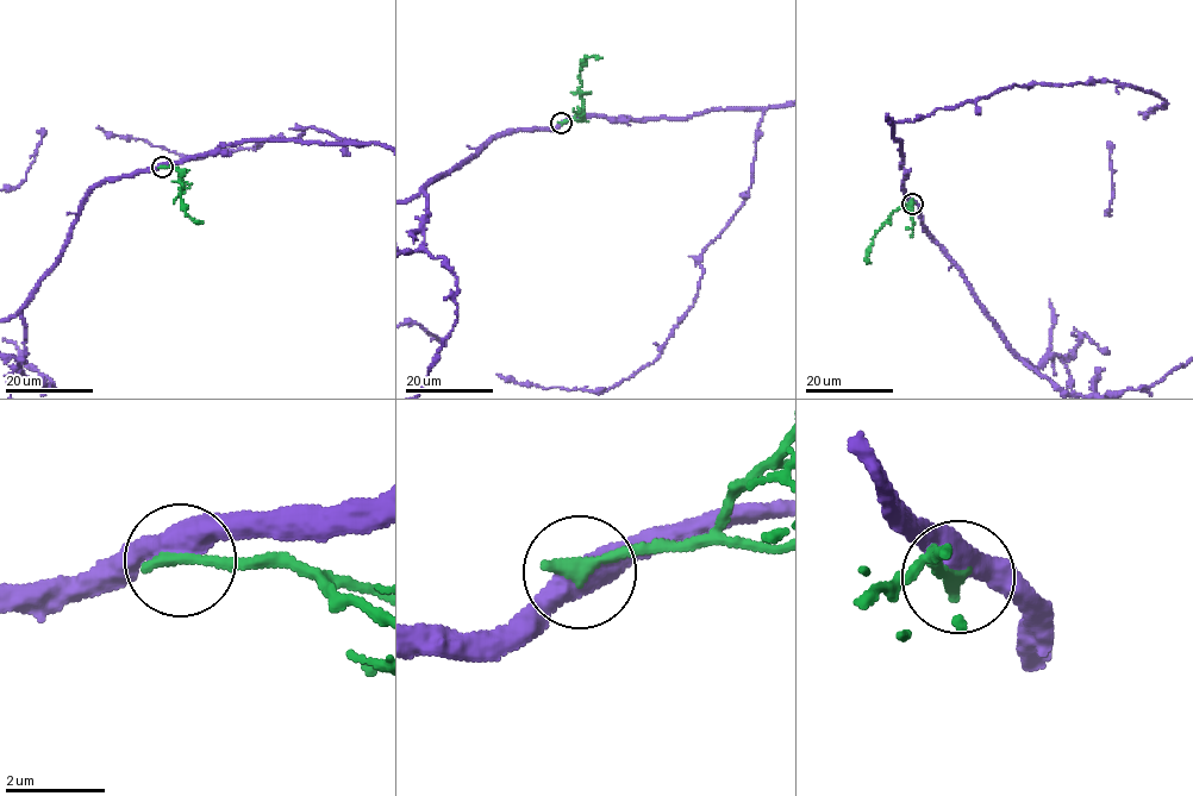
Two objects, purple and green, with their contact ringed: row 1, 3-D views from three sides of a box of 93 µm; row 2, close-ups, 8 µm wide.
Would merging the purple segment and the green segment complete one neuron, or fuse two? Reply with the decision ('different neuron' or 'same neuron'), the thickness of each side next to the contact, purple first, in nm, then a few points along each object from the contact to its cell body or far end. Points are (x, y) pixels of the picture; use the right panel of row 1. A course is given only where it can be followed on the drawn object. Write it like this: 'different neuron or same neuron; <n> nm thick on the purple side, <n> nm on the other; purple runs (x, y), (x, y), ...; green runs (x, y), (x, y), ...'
different neuron; 480 nm thick on the purple side, 300 nm on the other; green runs (913, 204), (894, 211), (875, 233), (868, 261)

